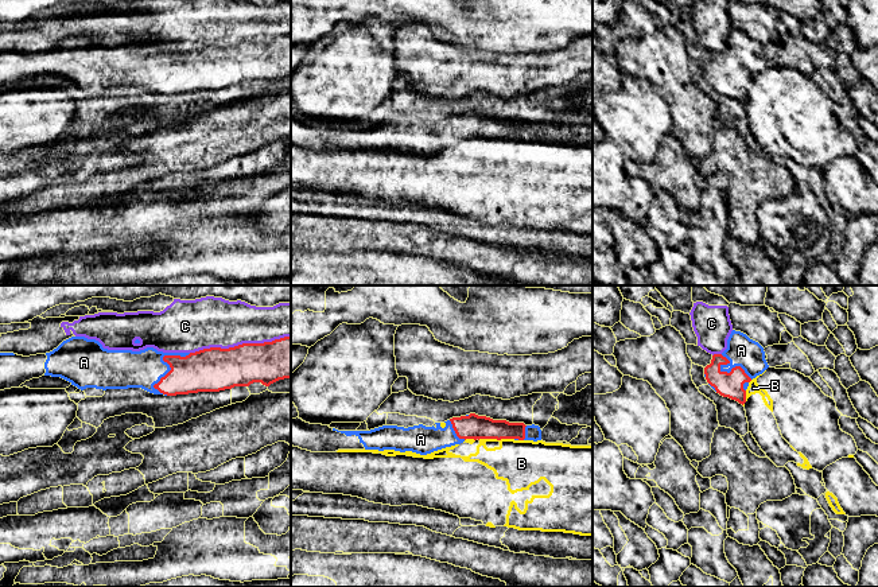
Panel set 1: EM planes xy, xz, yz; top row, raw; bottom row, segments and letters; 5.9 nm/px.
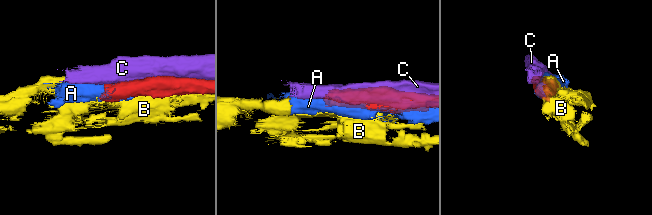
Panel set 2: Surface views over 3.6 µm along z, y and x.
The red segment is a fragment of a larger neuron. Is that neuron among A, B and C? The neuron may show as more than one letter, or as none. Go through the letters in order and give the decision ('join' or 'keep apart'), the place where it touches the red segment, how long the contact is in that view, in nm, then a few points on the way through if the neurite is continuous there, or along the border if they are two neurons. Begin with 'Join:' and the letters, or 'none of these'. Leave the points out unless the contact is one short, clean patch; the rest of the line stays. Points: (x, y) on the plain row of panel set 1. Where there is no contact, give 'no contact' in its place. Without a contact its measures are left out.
Join: A
A: join; meets red in xy at (163, 57); contact 300 nm long
B: keep apart; meets red in xz at (496, 136); contact 220 nm long
C: keep apart; meets red in xy at (240, 43); contact 600 nm long

